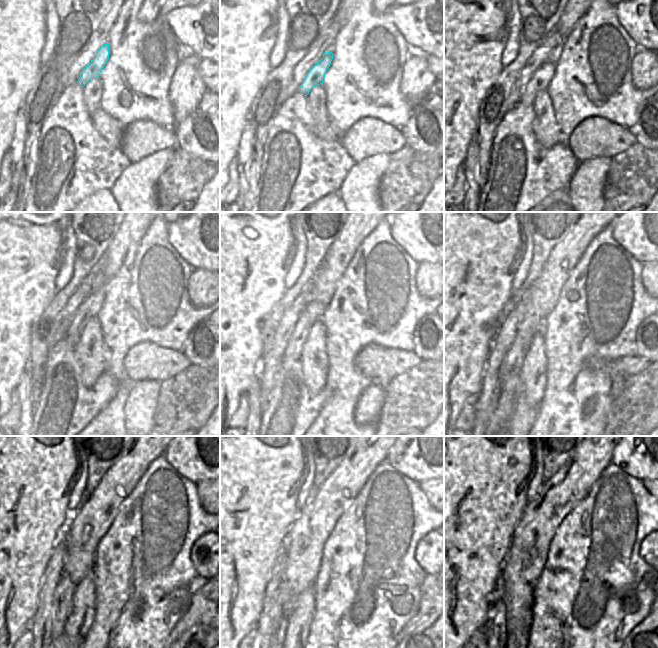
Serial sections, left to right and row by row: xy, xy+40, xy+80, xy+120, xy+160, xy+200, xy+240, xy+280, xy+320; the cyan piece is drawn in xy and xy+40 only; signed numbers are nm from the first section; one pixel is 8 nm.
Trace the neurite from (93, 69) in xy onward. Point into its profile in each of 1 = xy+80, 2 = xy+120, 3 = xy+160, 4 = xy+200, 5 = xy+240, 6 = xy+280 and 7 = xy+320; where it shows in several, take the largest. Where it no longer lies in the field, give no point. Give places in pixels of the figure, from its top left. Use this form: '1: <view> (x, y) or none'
1: xy+80 (541, 78)
2: xy+120 (90, 308)
3: xy+160 (313, 312)
4: xy+200 (513, 362)
5: xy+240 (62, 603)
6: xy+280 (285, 603)
7: xy+320 (496, 630)

